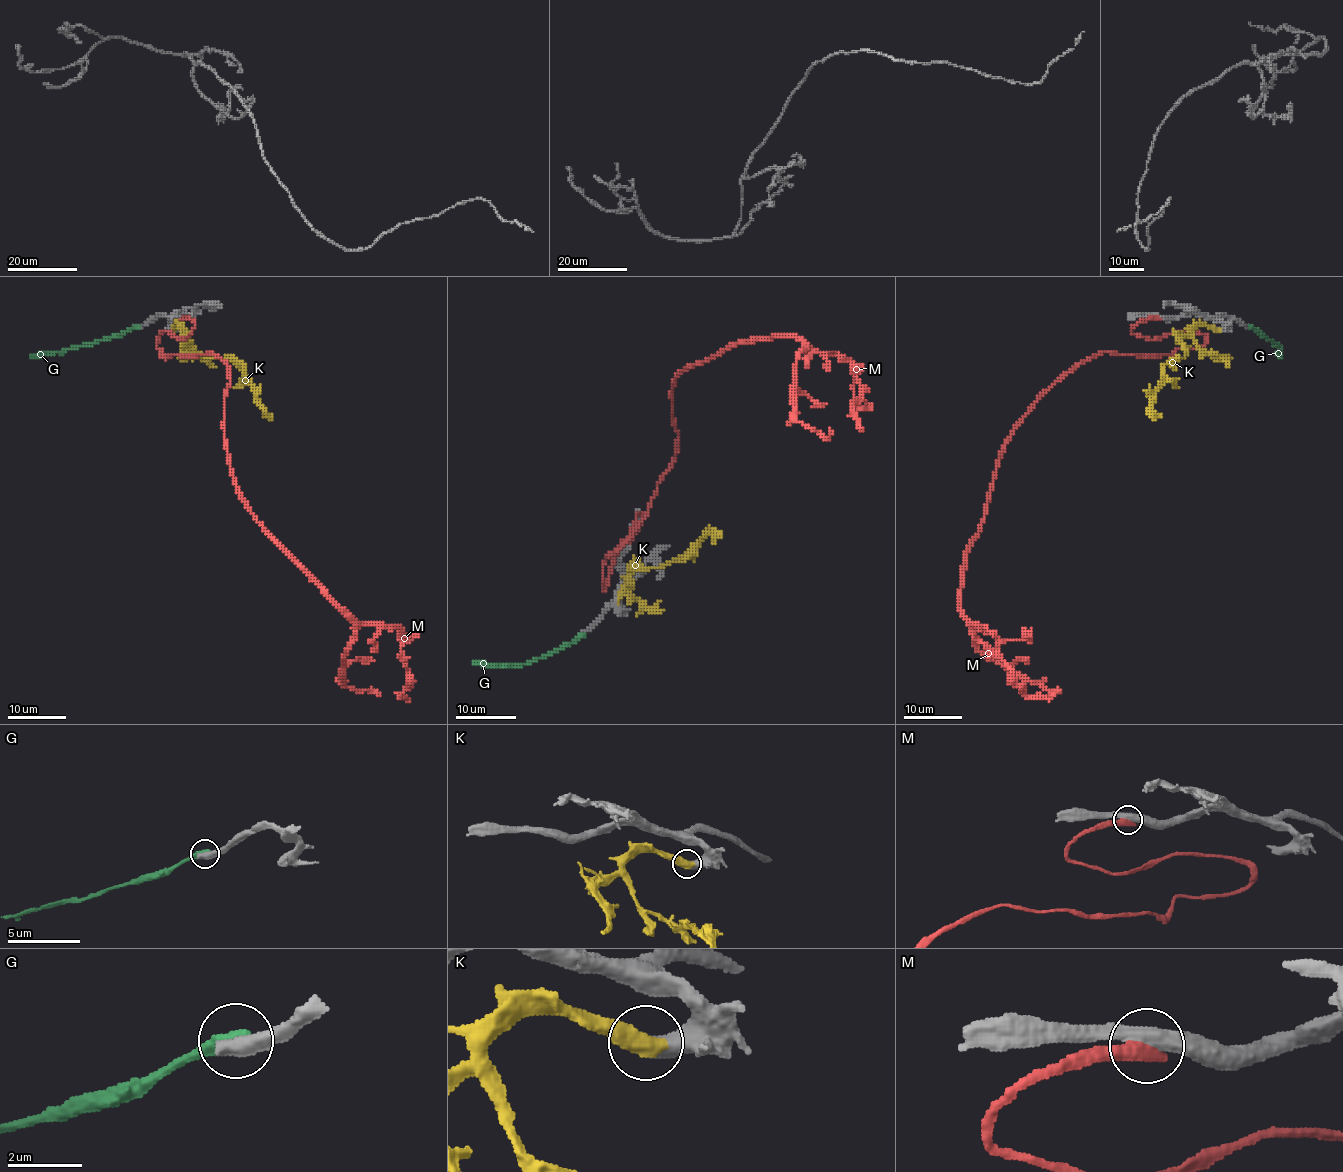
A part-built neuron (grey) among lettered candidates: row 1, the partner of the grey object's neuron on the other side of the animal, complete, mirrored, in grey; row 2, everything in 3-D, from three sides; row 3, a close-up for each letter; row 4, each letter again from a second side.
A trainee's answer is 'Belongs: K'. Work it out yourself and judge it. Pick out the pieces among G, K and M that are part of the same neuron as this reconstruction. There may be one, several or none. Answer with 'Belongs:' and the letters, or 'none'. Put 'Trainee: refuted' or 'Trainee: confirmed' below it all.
Belongs: K
Trainee: confirmed

